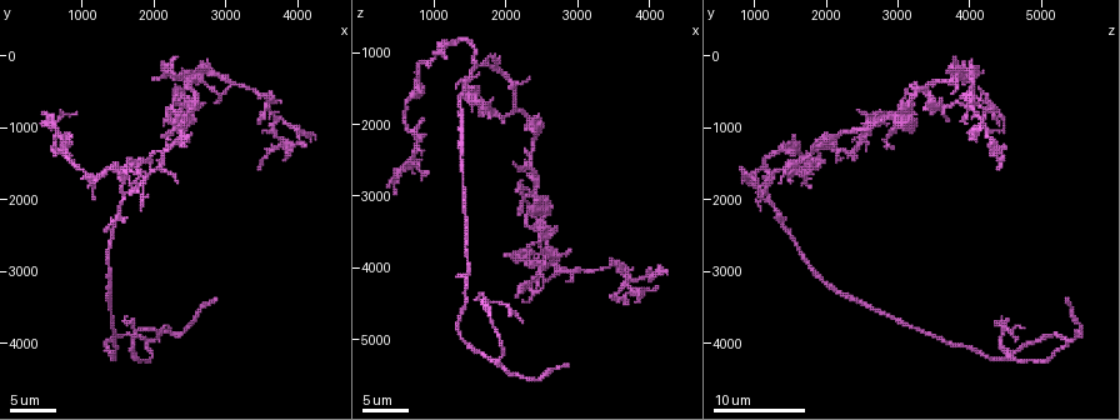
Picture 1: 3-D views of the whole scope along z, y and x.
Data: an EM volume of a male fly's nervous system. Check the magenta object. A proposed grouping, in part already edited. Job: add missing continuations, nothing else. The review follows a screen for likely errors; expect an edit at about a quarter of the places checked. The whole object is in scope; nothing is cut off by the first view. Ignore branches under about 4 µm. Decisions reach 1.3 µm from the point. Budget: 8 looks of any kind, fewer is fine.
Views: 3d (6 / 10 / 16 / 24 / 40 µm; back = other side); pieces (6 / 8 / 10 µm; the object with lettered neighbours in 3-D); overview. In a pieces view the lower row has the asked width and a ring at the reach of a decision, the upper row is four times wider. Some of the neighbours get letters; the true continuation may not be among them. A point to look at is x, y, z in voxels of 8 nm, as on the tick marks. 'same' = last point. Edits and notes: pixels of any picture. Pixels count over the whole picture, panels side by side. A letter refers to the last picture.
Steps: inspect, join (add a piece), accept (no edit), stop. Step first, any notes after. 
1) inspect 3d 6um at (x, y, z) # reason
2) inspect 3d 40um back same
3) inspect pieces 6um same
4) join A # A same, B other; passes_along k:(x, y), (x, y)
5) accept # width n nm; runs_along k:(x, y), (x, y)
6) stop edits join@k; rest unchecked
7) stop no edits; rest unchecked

inspect pieces 6um at (4100, 1250, 4250) # free end

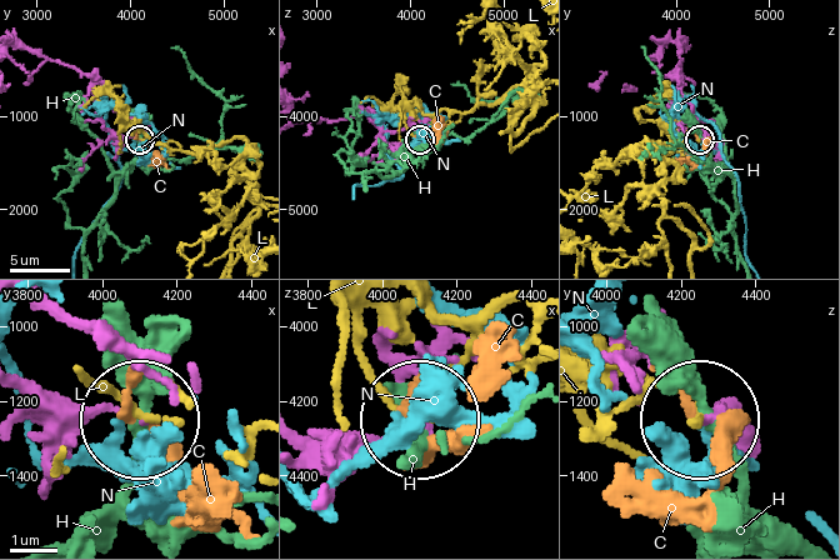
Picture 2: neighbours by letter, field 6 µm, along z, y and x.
accept # C other, H other, L other, N other; runs_along 2:(23, 46), (88, 75), (106, 129), (138, 140); none of them fits

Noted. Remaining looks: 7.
inspect pieces 8um at (2000, 300, 3800) # free end

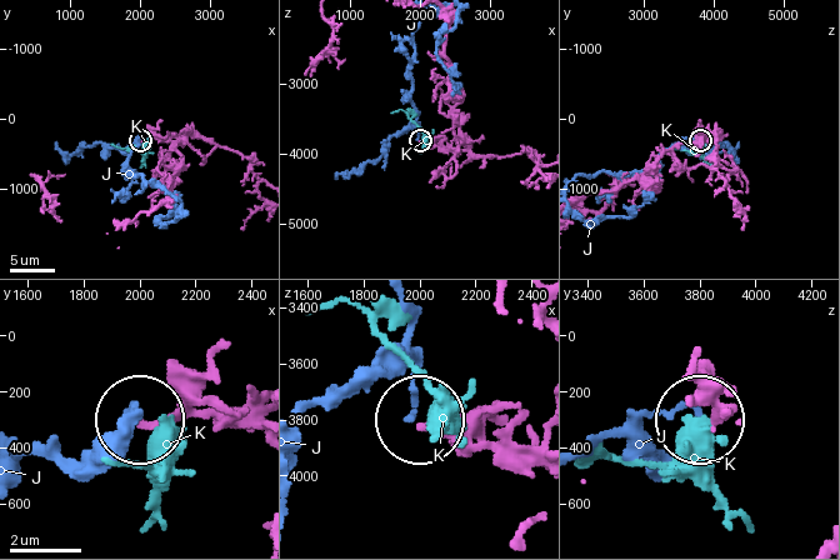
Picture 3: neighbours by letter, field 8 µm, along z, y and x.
accept # width 220 nm; J other, K other; none of them fits

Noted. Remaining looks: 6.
inspect pieces 8um at (2150, 1250, 2900) # free end

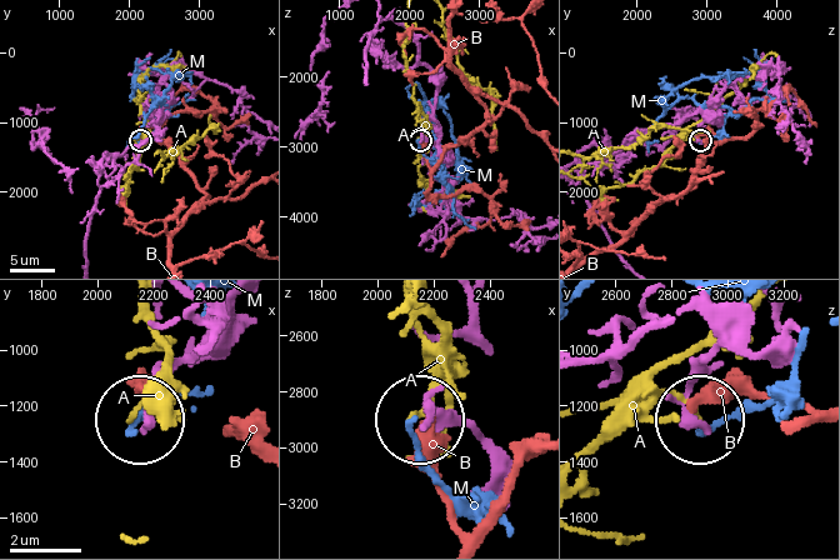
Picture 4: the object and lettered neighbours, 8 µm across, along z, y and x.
accept # A other, B other, M other; runs_along 4:(711, 334), (688, 396), (700, 420); no lettered piece goes on from it

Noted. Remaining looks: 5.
inspect 3d 10um at (2850, 3350, 5400) # branch stops here

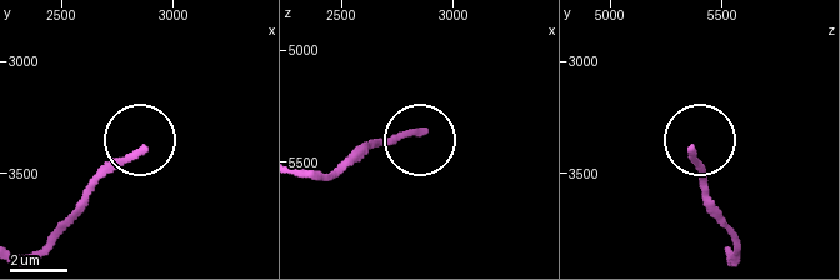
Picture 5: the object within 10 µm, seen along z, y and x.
inspect pieces 6um at (2850, 3400, 5370) # what lies round it

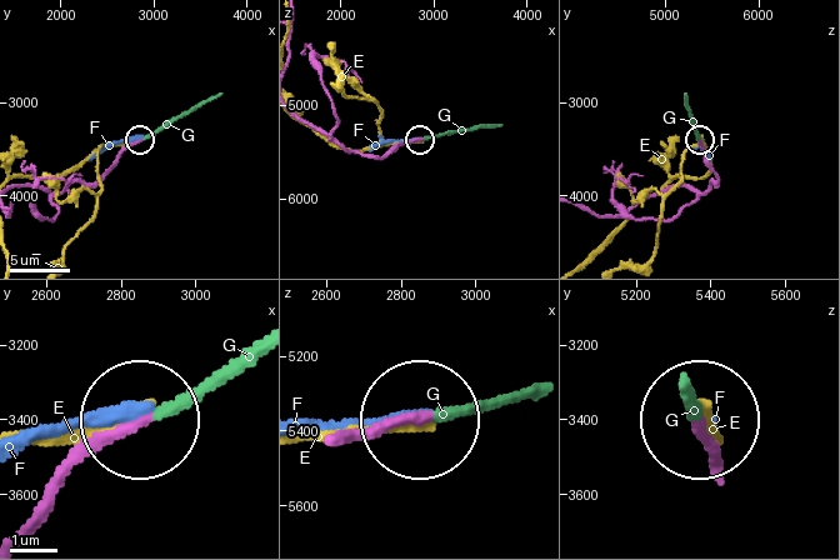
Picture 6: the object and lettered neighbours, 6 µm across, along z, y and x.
join G # width 220 nm; E other, F other, G same; passes_along 6:(718, 463), (686, 395); the neuron continues

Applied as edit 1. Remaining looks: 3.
stop edits join@6; rest unchecked

